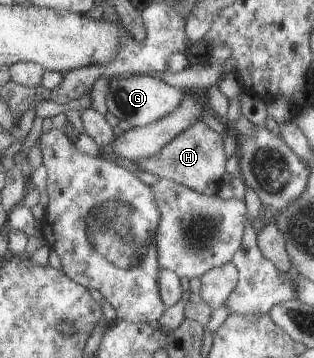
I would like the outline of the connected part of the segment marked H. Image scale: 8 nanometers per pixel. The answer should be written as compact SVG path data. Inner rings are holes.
M201 121L186 128L183 132L173 136L167 144L159 148L157 154L149 158L137 160L138 168L153 174L159 179L167 179L187 188L196 190L198 193L213 196L222 184L221 176L225 172L225 150L223 150L223 137L211 130Z

